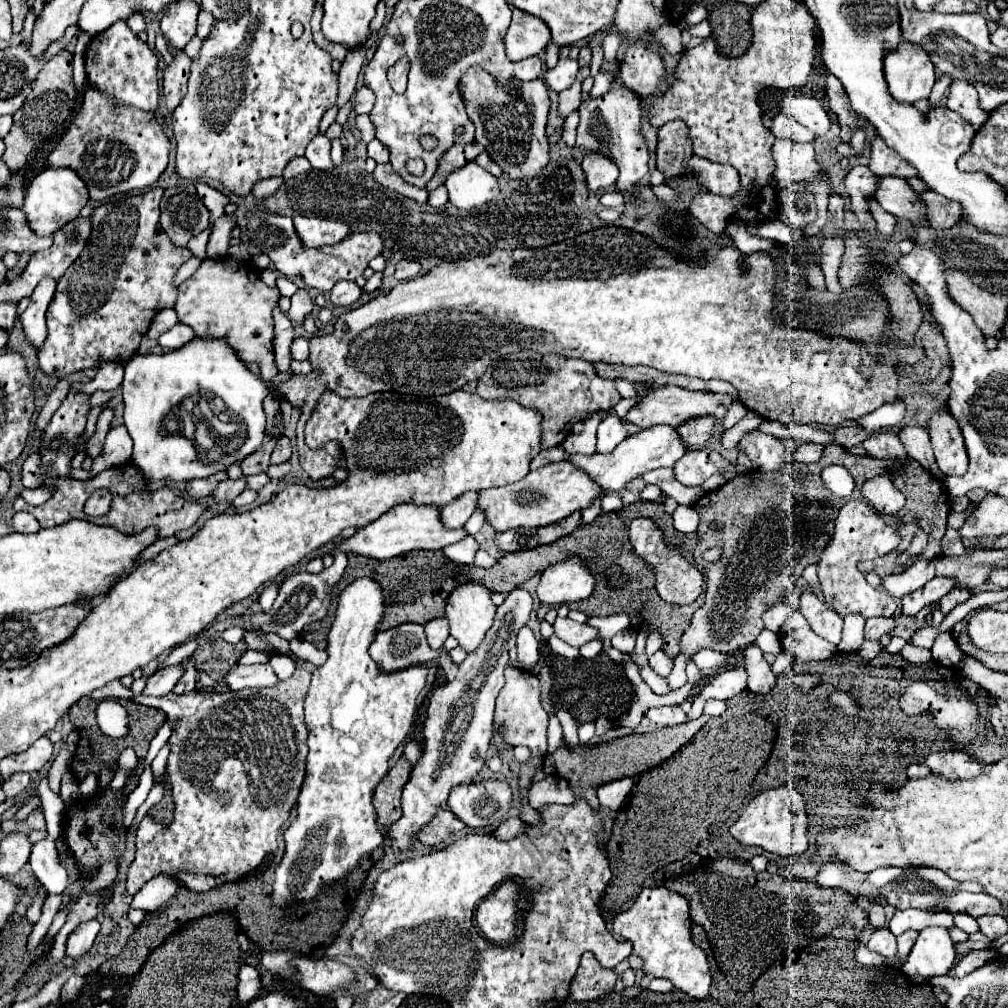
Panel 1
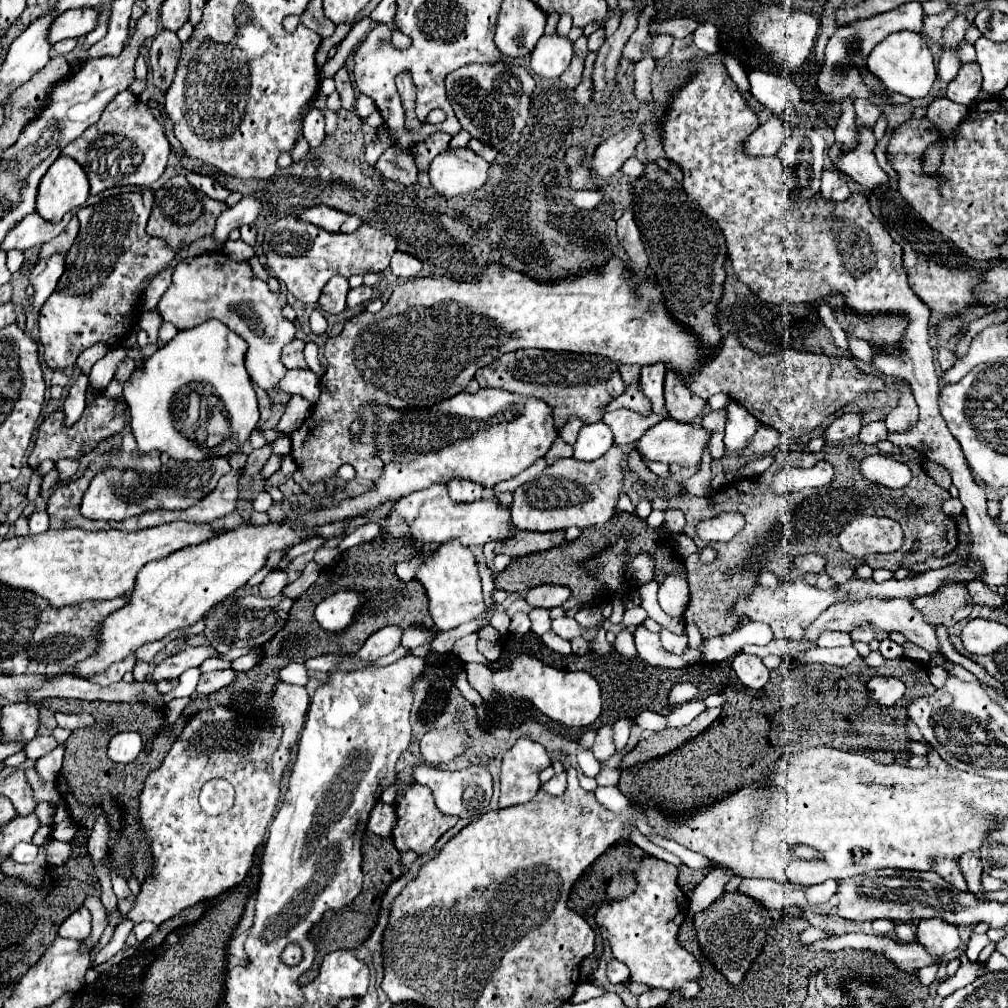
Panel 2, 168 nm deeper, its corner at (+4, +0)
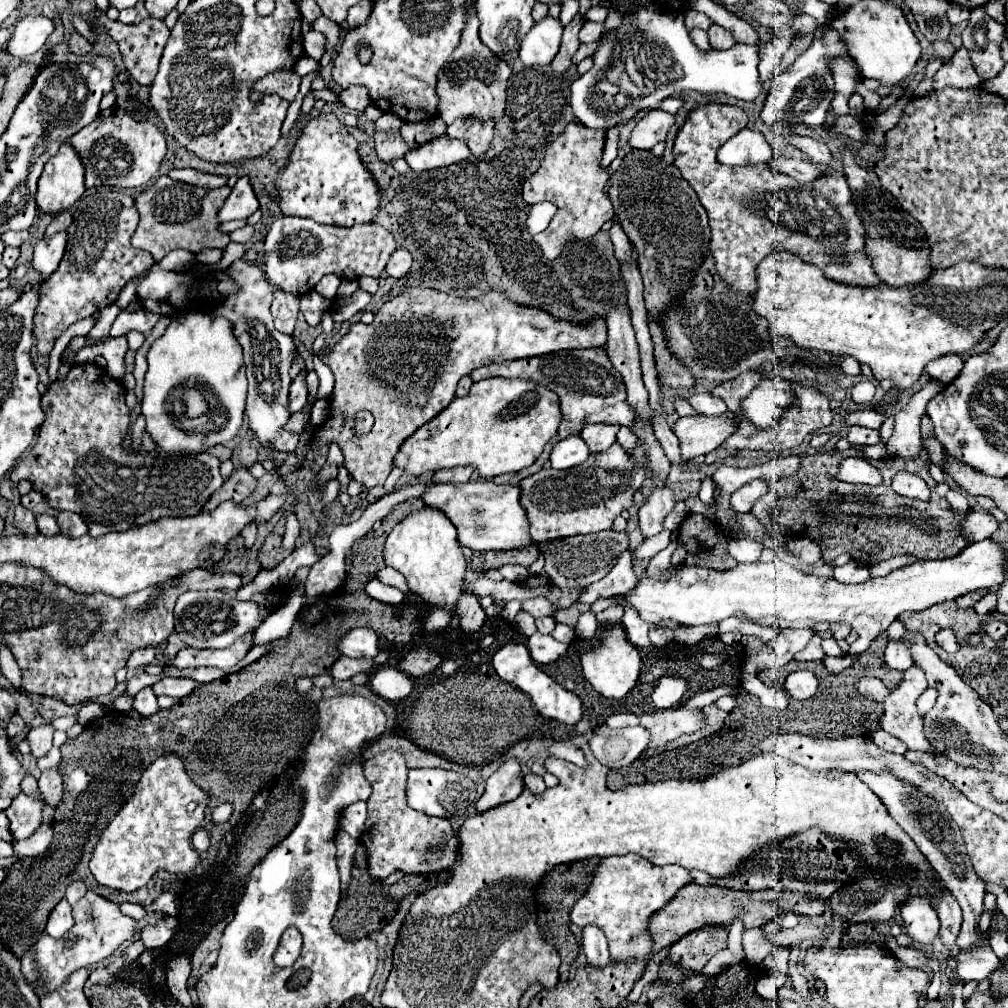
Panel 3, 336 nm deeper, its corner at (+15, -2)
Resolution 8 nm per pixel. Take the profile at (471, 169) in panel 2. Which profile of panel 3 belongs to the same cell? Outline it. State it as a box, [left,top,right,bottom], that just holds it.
[404,135,470,171]

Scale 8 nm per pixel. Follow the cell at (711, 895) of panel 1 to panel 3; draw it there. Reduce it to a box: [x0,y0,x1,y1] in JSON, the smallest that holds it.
[666,927,728,973]

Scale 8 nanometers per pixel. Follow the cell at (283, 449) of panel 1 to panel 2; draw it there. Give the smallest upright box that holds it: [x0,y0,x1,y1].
[277,395,311,435]

